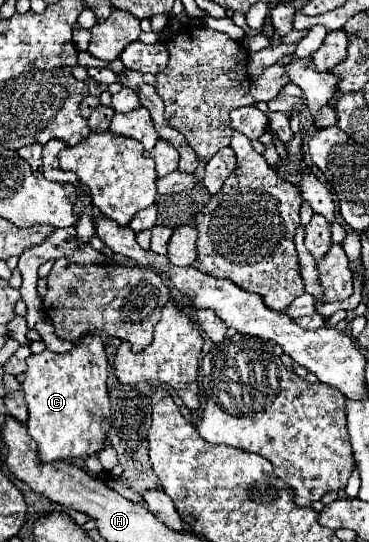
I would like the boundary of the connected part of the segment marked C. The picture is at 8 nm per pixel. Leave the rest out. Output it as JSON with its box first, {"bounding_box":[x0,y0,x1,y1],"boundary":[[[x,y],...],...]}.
{"bounding_box":[22,334,118,472],"boundary":[[[98,334],[84,336],[80,344],[64,354],[44,350],[42,354],[32,354],[30,358],[26,358],[26,372],[22,382],[30,412],[26,428],[28,434],[38,442],[38,454],[42,462],[74,458],[82,460],[82,456],[98,454],[106,472],[110,472],[118,464],[116,450],[110,444],[104,446],[110,430],[106,376],[108,358],[104,352],[104,342]]]}

